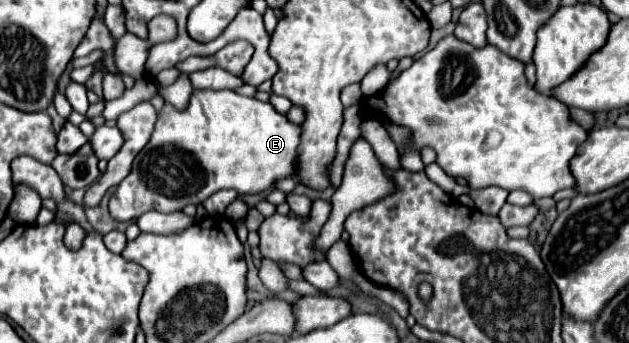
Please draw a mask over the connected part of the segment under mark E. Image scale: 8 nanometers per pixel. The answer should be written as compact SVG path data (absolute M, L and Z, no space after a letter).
M230 89L194 91L186 109L178 111L168 103L162 107L150 141L136 155L130 175L110 197L110 213L118 221L134 221L146 211L170 213L180 211L186 205L200 205L220 189L234 189L240 195L270 191L274 189L276 179L294 175L298 141L300 127L292 125L286 115L280 115L270 103L262 103L254 97L242 97Z

